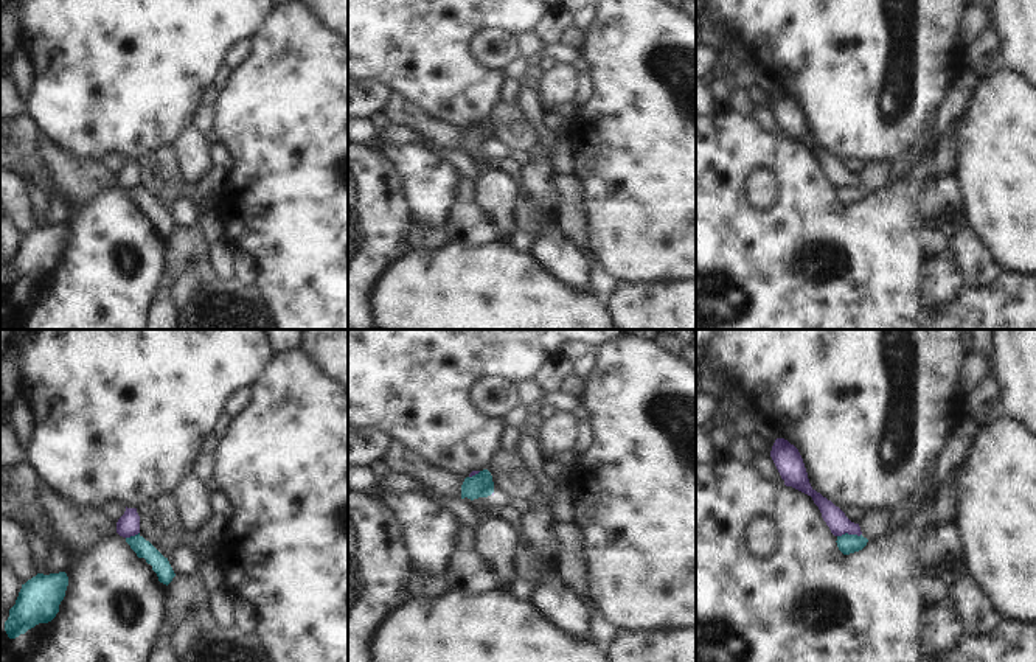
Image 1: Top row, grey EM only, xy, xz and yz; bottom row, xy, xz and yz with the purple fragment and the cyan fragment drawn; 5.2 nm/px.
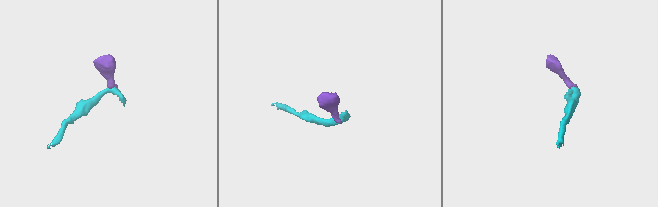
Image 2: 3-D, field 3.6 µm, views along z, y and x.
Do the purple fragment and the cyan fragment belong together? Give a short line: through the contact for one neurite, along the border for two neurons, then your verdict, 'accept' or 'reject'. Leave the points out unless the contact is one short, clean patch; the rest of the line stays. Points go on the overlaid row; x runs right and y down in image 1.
yz (861, 533), (842, 533), (837, 536) | reject

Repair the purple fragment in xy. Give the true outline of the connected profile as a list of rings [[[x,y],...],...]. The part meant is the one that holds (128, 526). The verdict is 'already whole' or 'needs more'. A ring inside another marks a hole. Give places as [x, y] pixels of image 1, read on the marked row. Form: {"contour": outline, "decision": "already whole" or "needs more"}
{"contour": [[[127,508],[116,522],[116,533],[123,538],[130,538],[140,533],[140,516],[137,508]]], "decision": "already whole"}

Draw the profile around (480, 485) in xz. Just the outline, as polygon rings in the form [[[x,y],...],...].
[[[483,469],[472,477],[466,477],[461,485],[461,499],[468,497],[474,500],[478,497],[488,497],[492,493],[494,493],[494,482],[488,469]]]

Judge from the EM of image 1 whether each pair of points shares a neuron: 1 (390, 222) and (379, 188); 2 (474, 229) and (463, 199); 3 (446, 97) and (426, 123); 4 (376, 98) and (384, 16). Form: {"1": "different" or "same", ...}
{"1": "same", "2": "same", "3": "different", "4": "different"}

